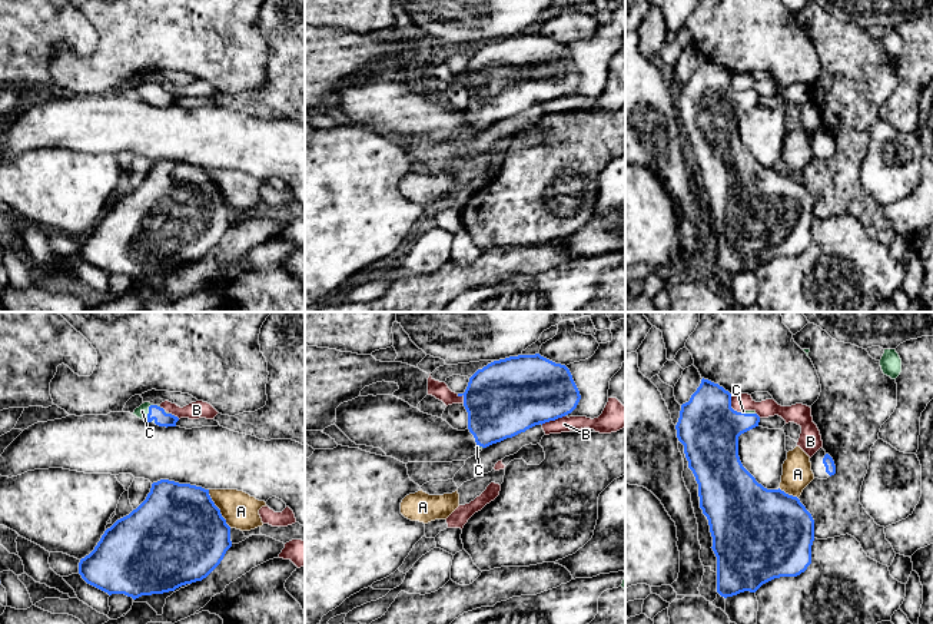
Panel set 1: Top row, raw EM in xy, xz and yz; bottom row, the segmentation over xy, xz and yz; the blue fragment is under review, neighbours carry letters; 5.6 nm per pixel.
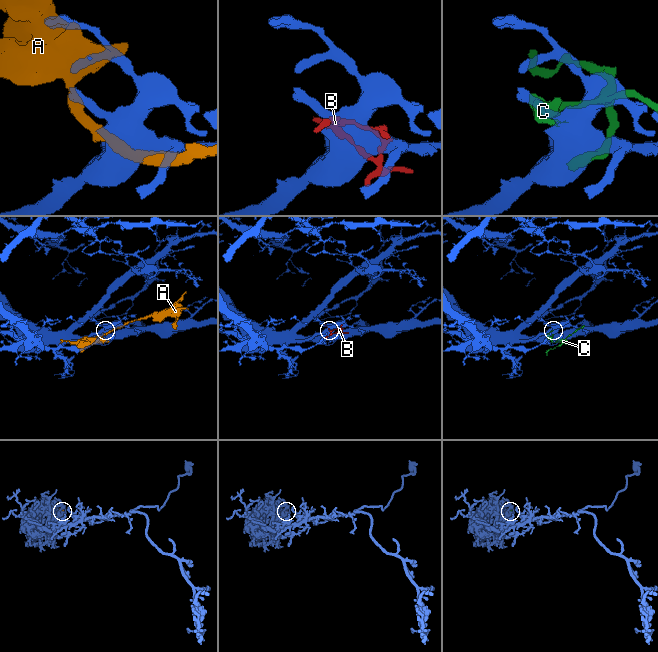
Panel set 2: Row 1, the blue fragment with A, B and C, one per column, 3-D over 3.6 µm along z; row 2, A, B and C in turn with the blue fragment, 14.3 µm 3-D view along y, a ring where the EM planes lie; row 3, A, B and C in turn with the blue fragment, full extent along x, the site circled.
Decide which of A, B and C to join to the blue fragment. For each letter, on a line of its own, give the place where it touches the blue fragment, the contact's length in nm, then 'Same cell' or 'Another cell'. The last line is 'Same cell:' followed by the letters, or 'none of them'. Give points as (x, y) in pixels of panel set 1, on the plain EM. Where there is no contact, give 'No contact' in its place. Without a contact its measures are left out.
A: Touches blue at xy (218, 188). Shared border 260 nm. Another cell
B: Touches blue at xz (553, 99). Shared border 140 nm. Another cell
C: Touches blue at xy (149, 92). Shared border 100 nm. Same cell
Same cell: C

